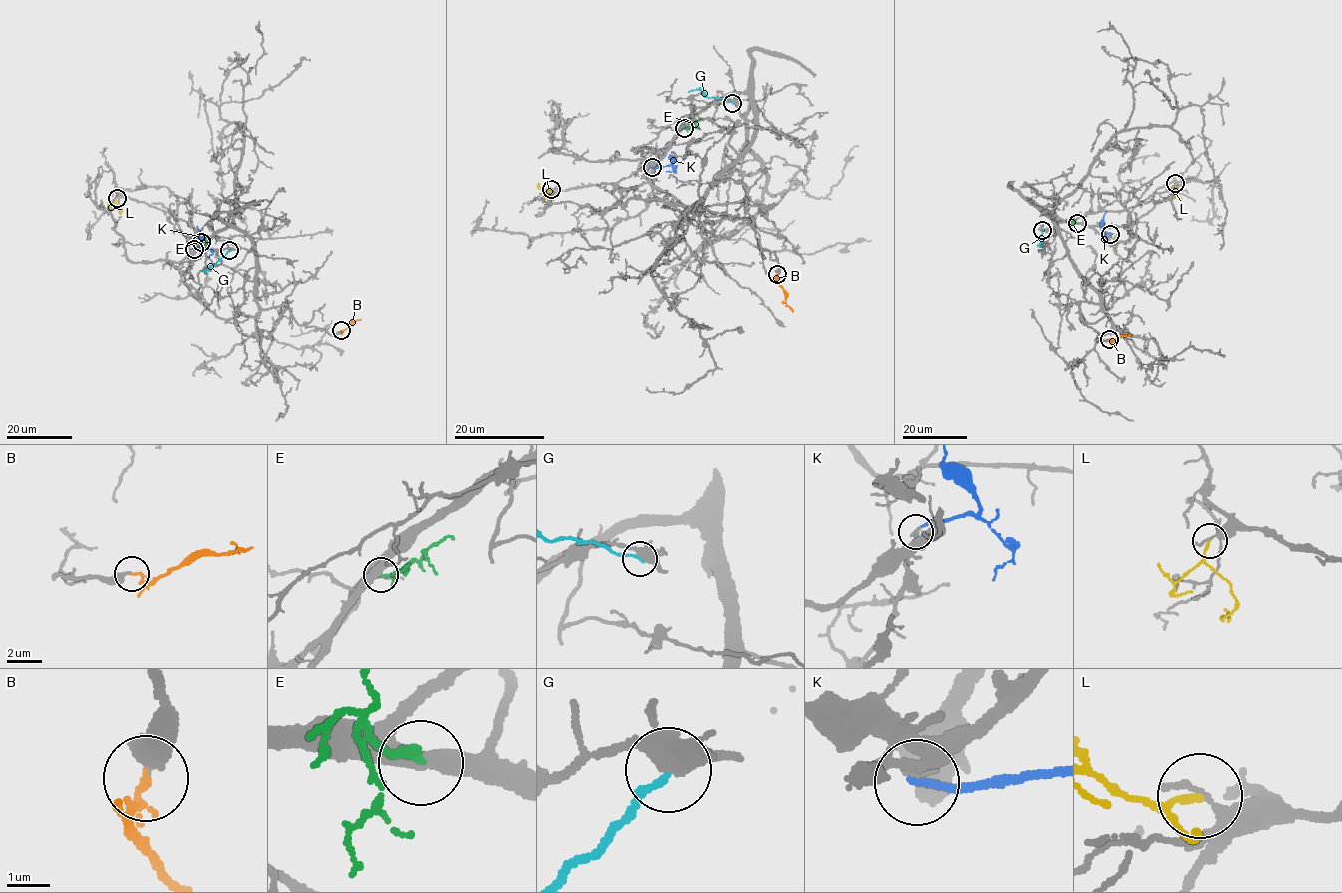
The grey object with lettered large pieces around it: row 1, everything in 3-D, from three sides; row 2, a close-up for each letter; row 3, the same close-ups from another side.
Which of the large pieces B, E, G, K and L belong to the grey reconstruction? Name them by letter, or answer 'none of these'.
B

